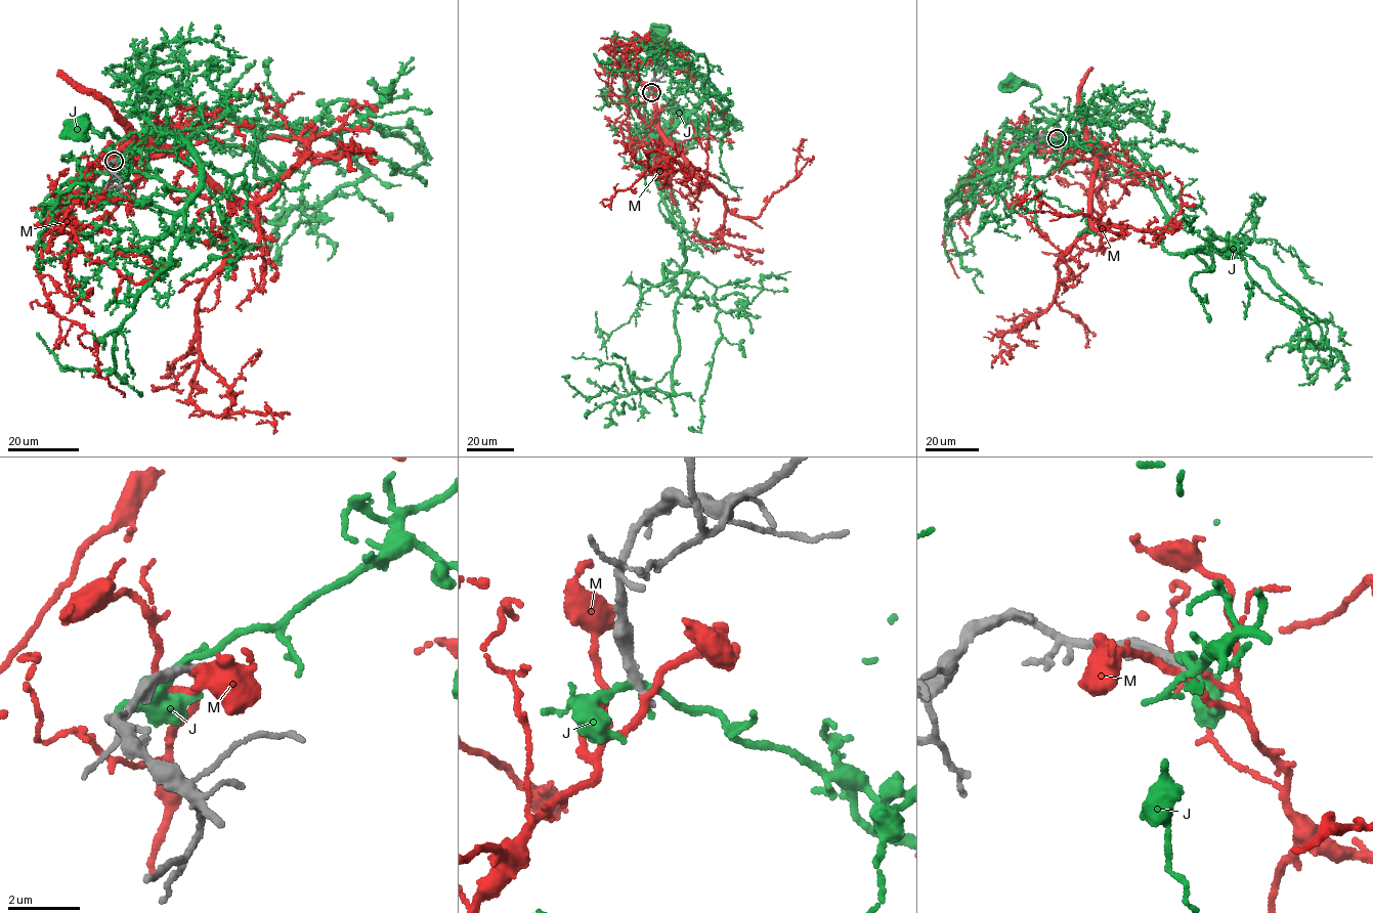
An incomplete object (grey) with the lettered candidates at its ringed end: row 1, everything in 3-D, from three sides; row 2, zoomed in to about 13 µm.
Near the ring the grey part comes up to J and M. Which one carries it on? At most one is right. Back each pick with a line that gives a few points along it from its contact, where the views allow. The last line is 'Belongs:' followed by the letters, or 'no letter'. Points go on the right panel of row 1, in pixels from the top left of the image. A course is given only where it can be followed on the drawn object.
Belongs: no letter

